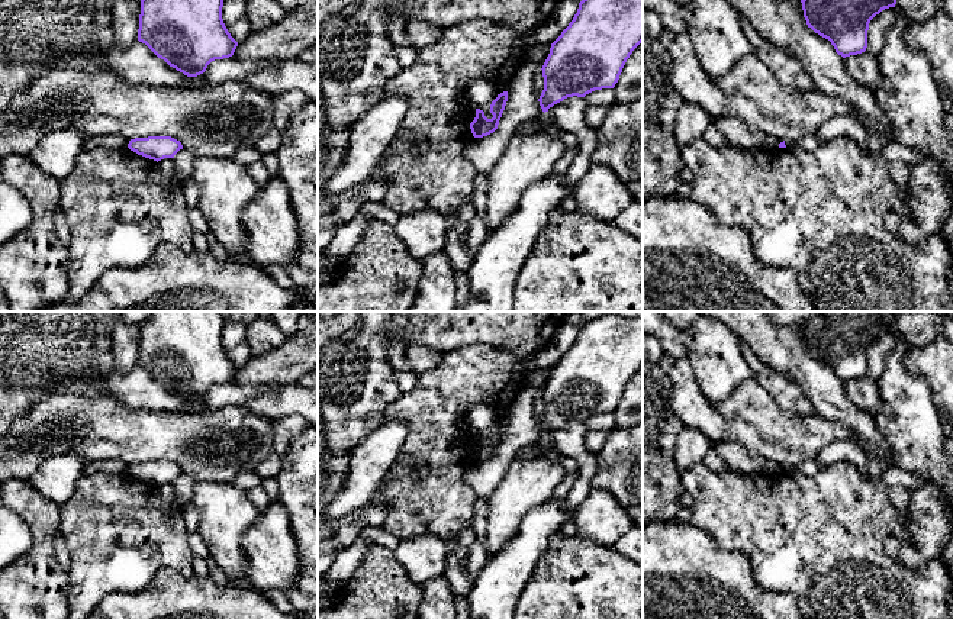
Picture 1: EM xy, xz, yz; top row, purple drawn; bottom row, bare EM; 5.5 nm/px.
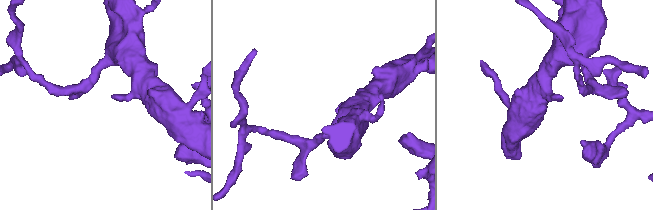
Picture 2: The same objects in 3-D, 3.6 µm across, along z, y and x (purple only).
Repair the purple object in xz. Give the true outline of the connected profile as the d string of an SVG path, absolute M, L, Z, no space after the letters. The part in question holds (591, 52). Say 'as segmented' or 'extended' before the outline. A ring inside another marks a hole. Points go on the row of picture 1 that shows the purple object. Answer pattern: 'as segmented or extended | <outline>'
as segmented | M582 0L577 13L551 43L542 65L544 90L538 99L542 112L567 97L614 88L632 51L643 42L643 0Z

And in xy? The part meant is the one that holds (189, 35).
as segmented | M141 0L138 41L187 77L203 74L215 59L234 55L238 42L222 19L223 0Z

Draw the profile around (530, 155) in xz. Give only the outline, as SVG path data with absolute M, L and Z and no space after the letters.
M544 113L522 123L515 130L495 167L484 175L487 180L487 209L484 220L487 232L498 229L515 213L521 194L532 184L550 177L554 164L566 151L563 141L541 126L542 117Z

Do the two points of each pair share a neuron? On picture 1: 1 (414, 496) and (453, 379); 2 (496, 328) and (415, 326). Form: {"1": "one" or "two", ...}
{"1": "one", "2": "one"}

